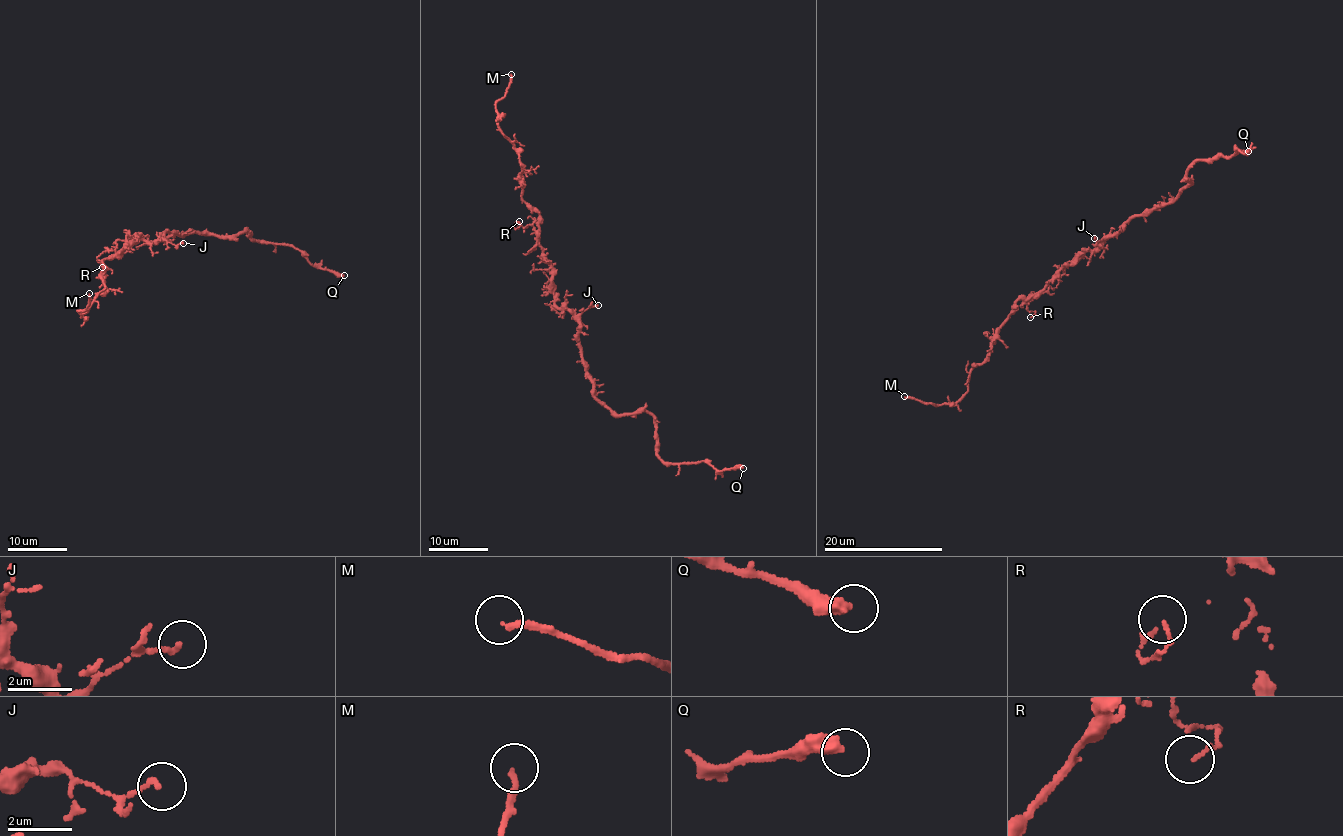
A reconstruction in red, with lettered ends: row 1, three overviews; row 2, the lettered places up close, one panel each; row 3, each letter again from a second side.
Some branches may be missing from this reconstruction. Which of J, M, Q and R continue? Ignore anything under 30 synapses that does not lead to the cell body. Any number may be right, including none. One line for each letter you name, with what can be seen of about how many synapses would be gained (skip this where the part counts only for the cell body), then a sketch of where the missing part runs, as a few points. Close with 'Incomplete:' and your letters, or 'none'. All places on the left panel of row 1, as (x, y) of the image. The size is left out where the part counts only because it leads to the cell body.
M: (89, 293), (80, 292), (75, 284), (97, 267)
Incomplete: M

